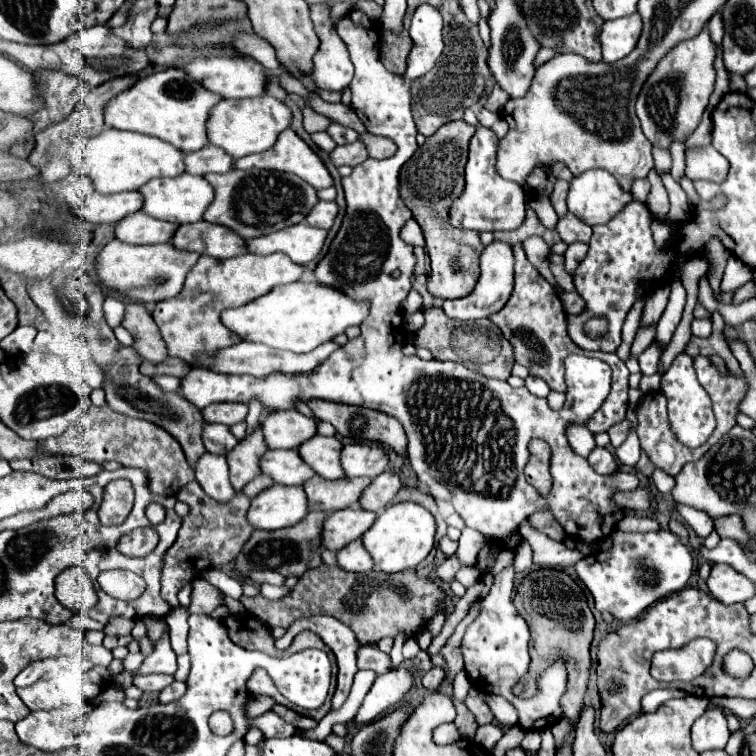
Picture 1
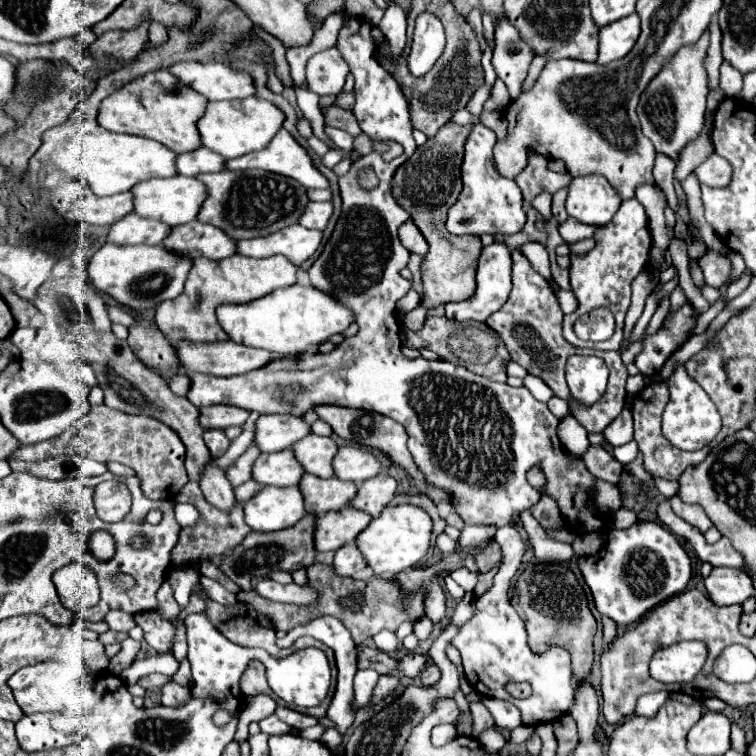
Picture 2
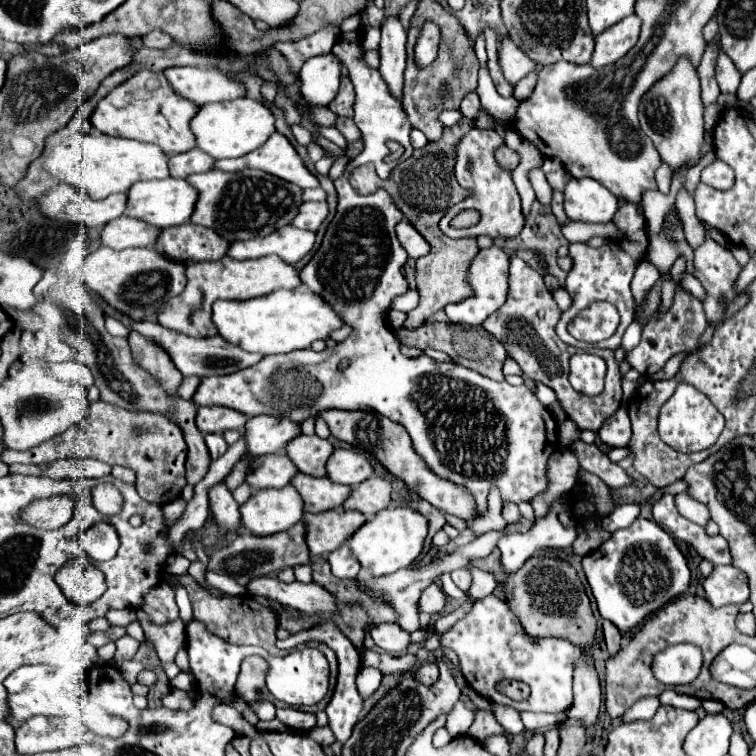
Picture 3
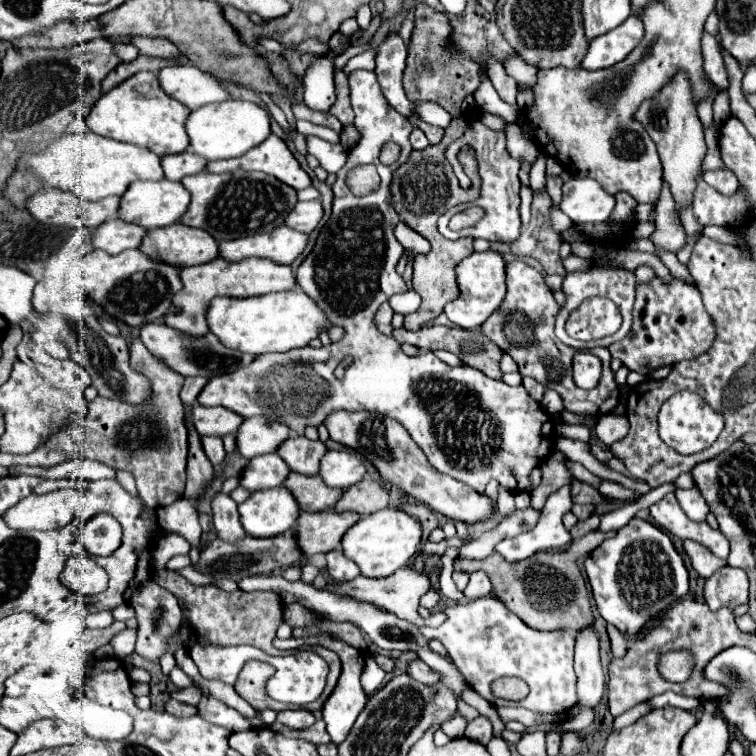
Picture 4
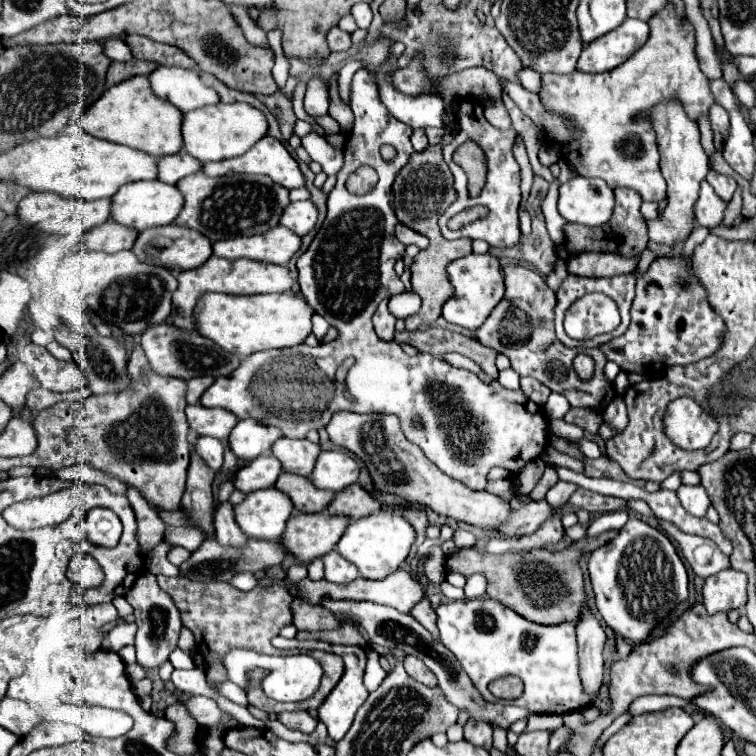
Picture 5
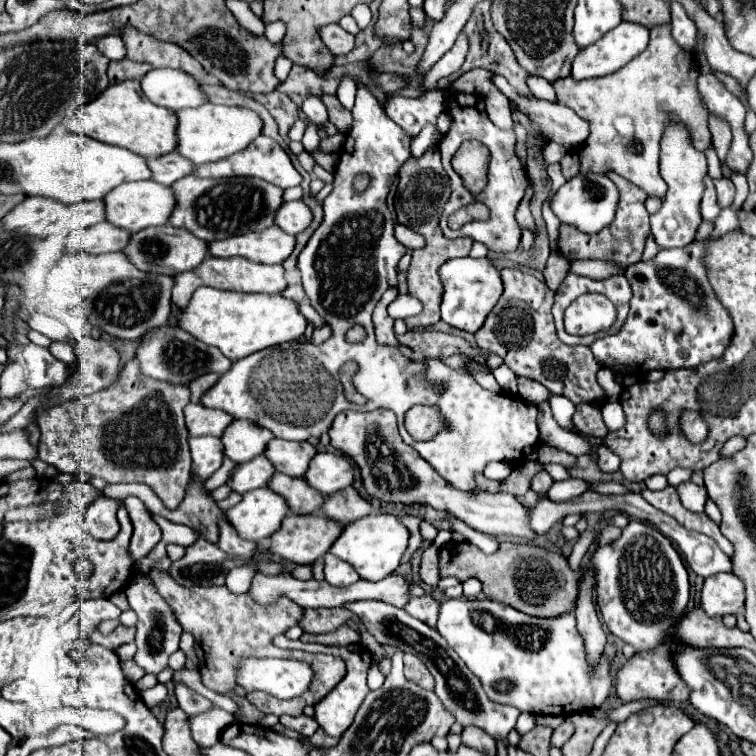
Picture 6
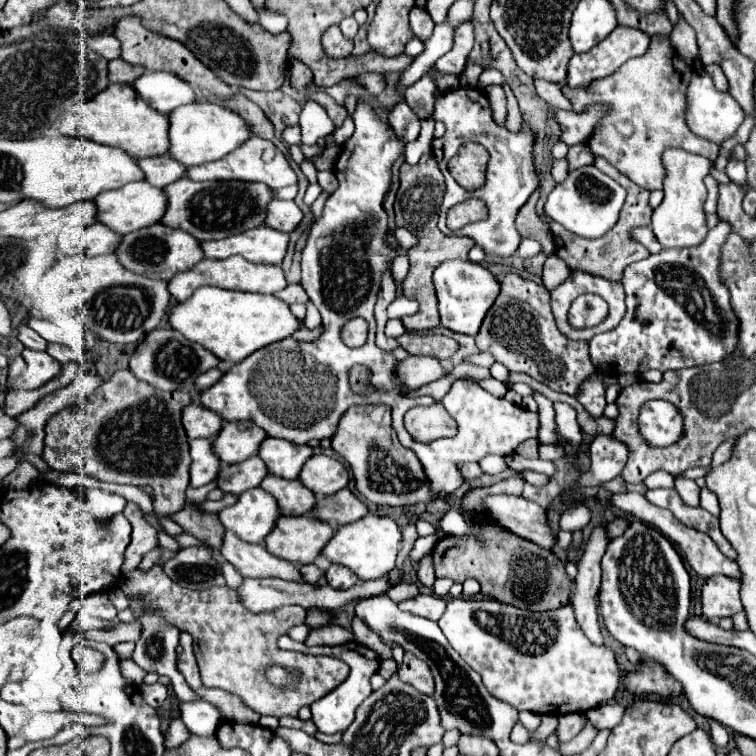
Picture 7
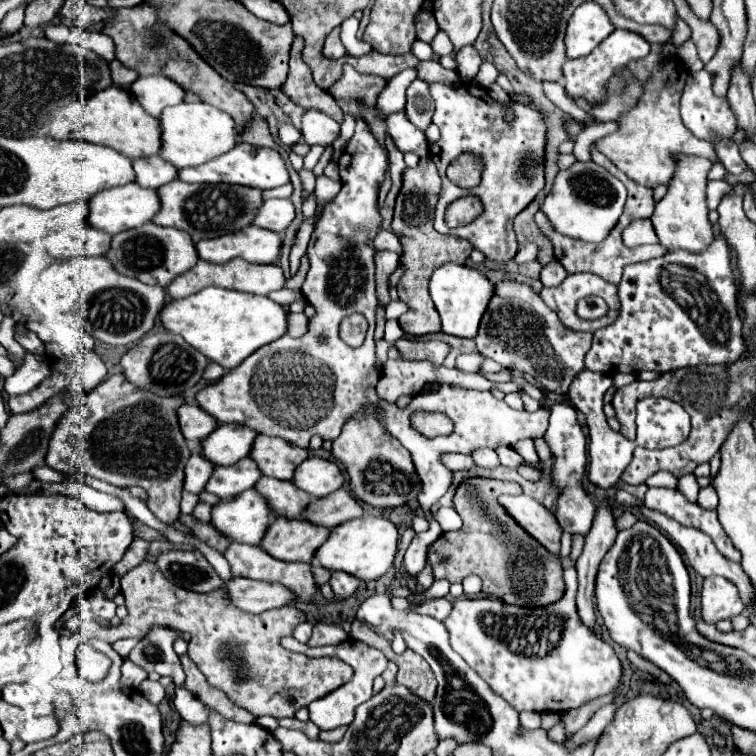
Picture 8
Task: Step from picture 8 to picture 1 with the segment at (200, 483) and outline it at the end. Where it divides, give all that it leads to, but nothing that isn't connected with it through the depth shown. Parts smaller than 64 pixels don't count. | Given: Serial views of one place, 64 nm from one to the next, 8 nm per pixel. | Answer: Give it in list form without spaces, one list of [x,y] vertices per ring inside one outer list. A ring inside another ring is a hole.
[[[206,422],[202,430],[202,442],[208,452],[228,454],[238,444],[238,438],[234,438],[234,434],[230,432],[230,426]]]

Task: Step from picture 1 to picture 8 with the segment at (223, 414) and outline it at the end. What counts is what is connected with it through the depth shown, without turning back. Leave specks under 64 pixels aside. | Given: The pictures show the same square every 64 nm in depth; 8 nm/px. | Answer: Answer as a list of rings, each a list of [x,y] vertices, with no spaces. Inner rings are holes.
[[[196,404],[180,406],[178,408],[178,420],[180,420],[180,428],[184,432],[184,438],[188,442],[208,438],[218,426],[218,422]]]

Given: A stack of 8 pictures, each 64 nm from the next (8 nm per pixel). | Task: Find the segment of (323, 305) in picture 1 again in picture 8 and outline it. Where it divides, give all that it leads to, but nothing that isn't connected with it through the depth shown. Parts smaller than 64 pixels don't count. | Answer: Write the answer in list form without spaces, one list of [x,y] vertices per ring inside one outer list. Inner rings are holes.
[[[208,286],[182,300],[172,300],[164,306],[160,318],[168,332],[180,334],[188,344],[226,370],[236,368],[260,346],[270,344],[288,332],[288,310],[284,306],[268,296],[244,294],[216,286]]]

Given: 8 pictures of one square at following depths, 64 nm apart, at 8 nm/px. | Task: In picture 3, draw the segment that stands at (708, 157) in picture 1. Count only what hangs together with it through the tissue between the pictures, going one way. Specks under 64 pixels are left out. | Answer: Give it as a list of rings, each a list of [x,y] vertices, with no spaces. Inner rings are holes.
[[[716,158],[712,164],[708,164],[702,170],[700,178],[702,178],[704,184],[708,184],[708,186],[712,186],[716,190],[728,190],[728,188],[732,188],[734,172],[732,172],[732,168],[726,162],[722,162],[720,158]]]

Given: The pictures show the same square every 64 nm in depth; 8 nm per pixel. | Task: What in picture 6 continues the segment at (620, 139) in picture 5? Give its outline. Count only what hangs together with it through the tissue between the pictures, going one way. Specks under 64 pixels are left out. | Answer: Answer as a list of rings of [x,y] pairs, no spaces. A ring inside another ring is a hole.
[[[660,24],[650,30],[648,48],[620,70],[608,76],[586,78],[578,82],[572,76],[554,80],[552,86],[556,90],[556,104],[572,108],[582,120],[590,124],[590,136],[582,148],[574,150],[580,158],[580,172],[616,172],[618,176],[642,188],[648,196],[664,200],[666,182],[658,172],[658,150],[660,136],[668,122],[682,120],[688,124],[688,128],[692,128],[692,142],[696,148],[706,150],[712,146],[708,110],[704,108],[702,96],[698,92],[700,72],[692,60],[692,52],[674,40],[672,26]],[[618,118],[628,118],[630,124],[622,128]]]

